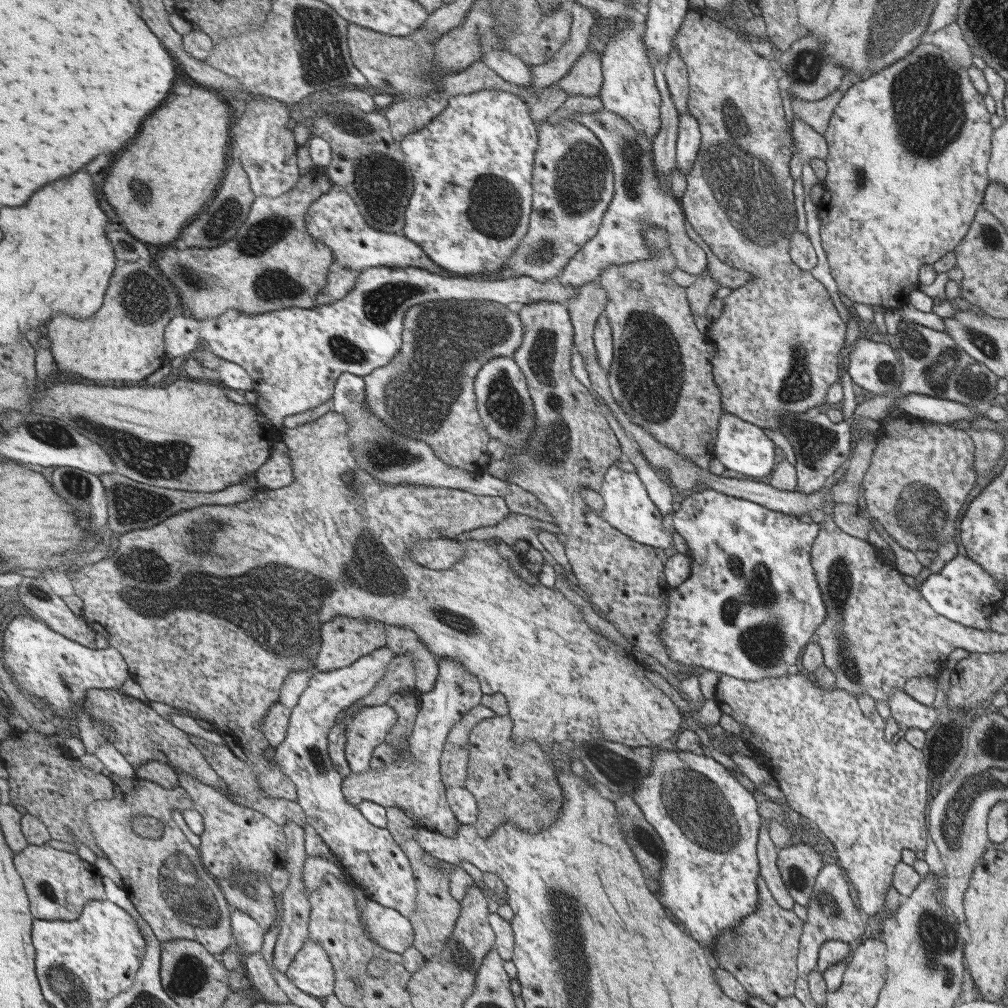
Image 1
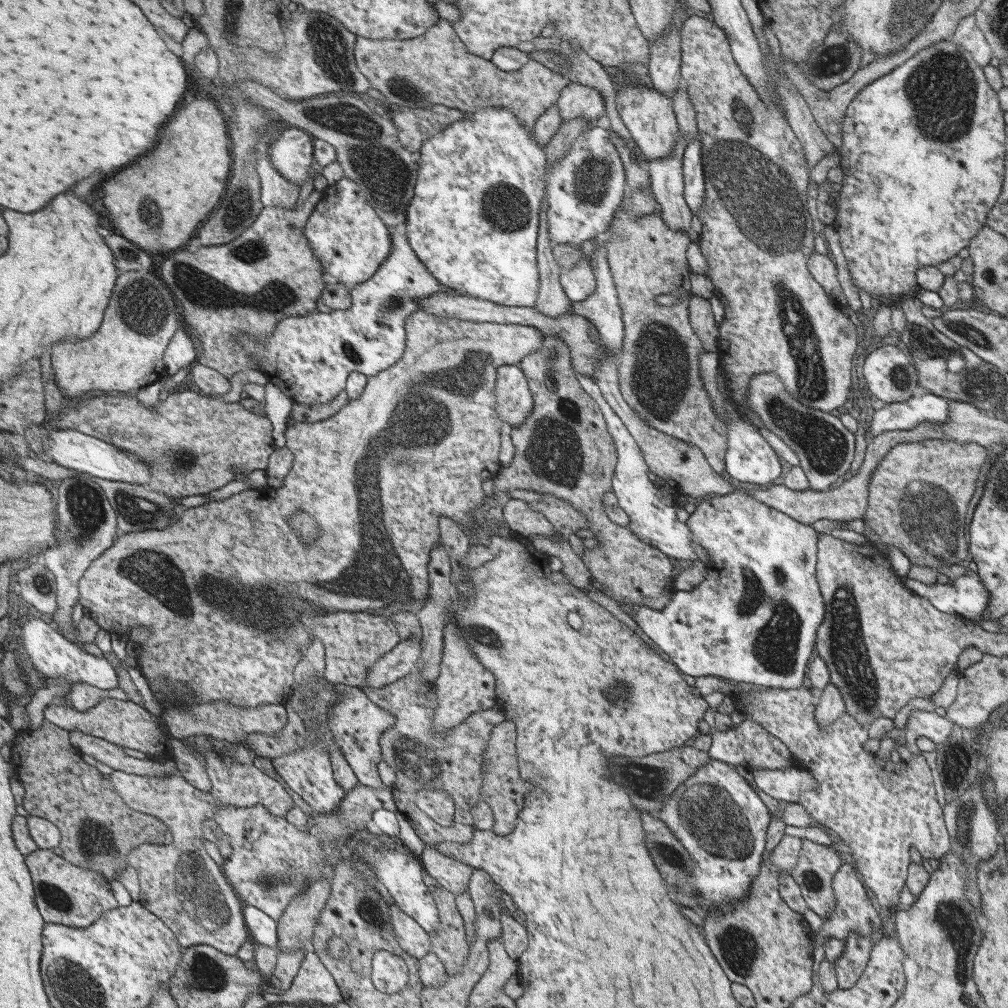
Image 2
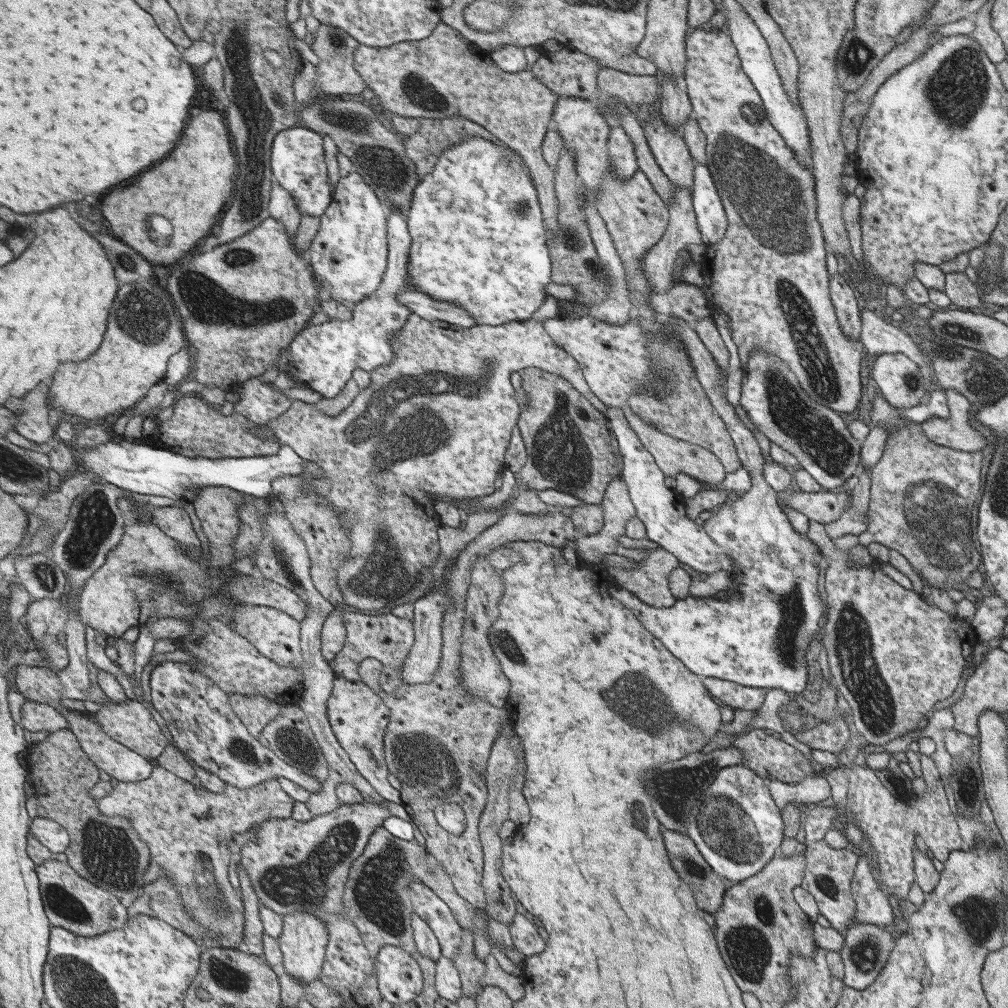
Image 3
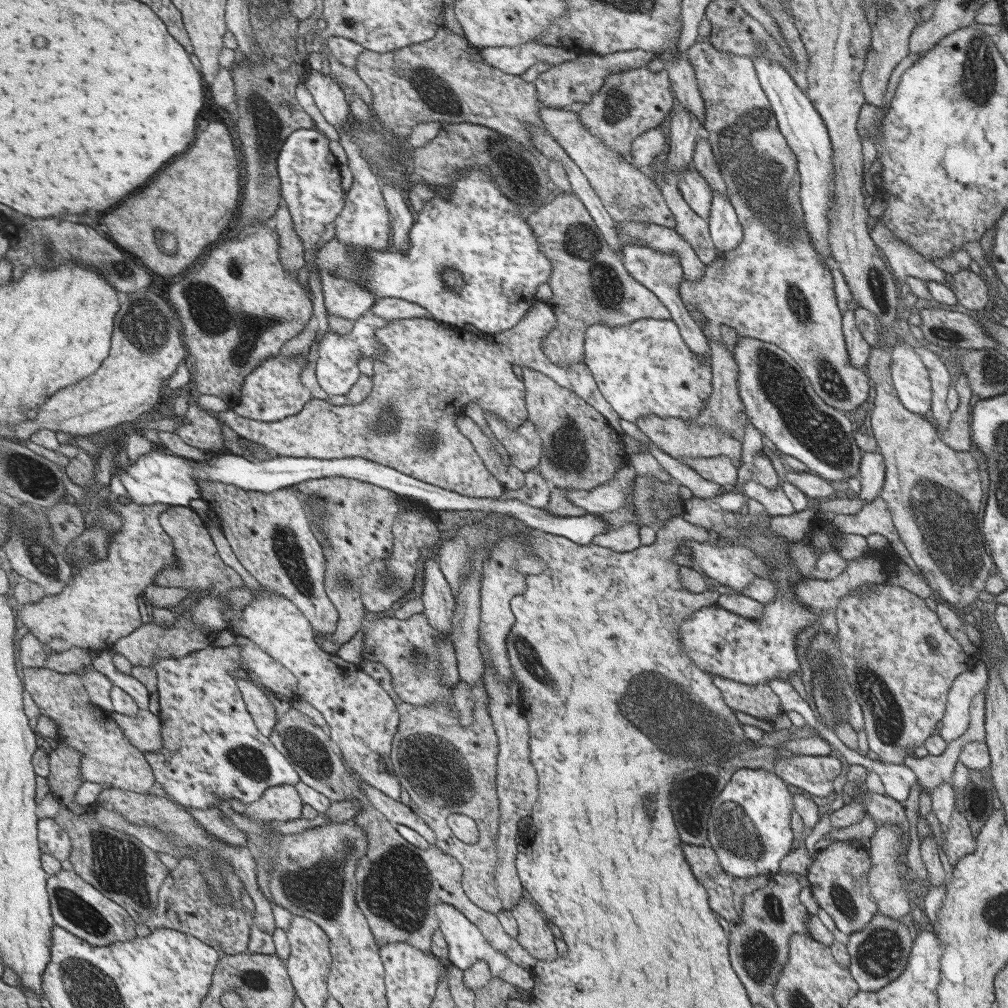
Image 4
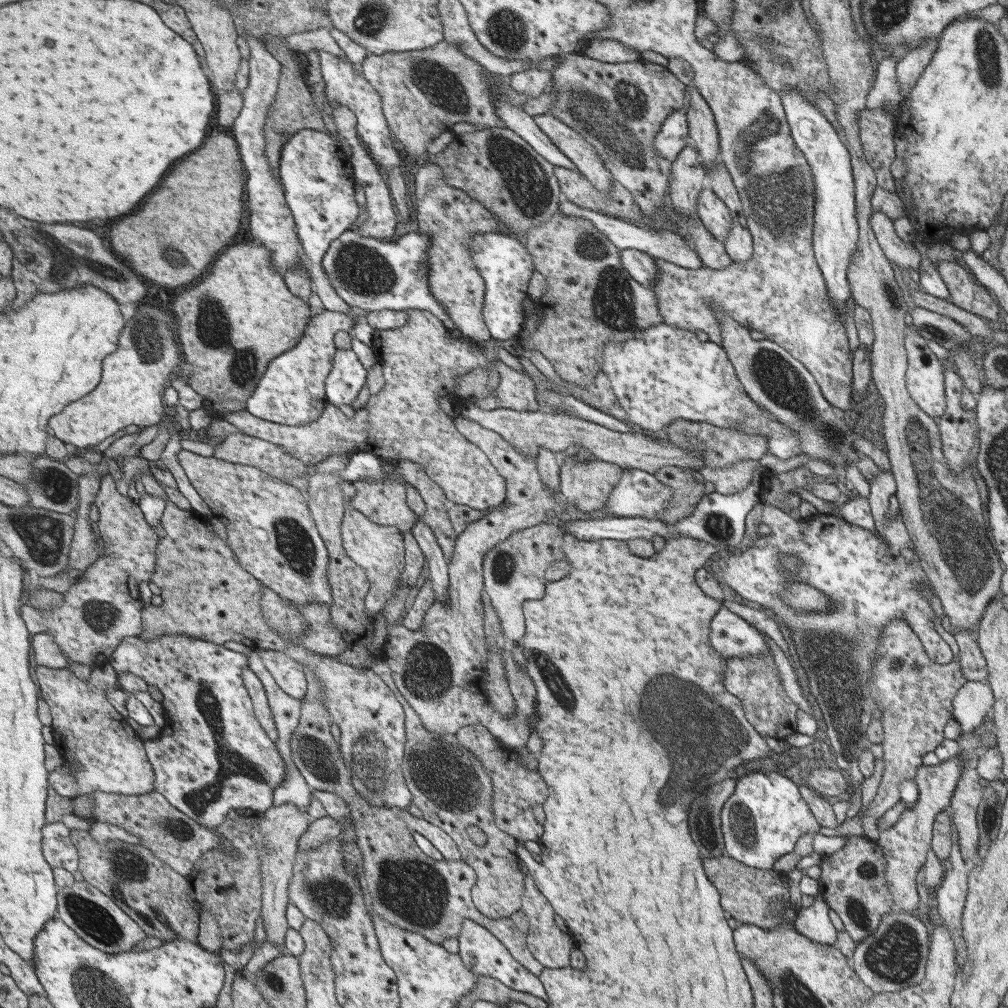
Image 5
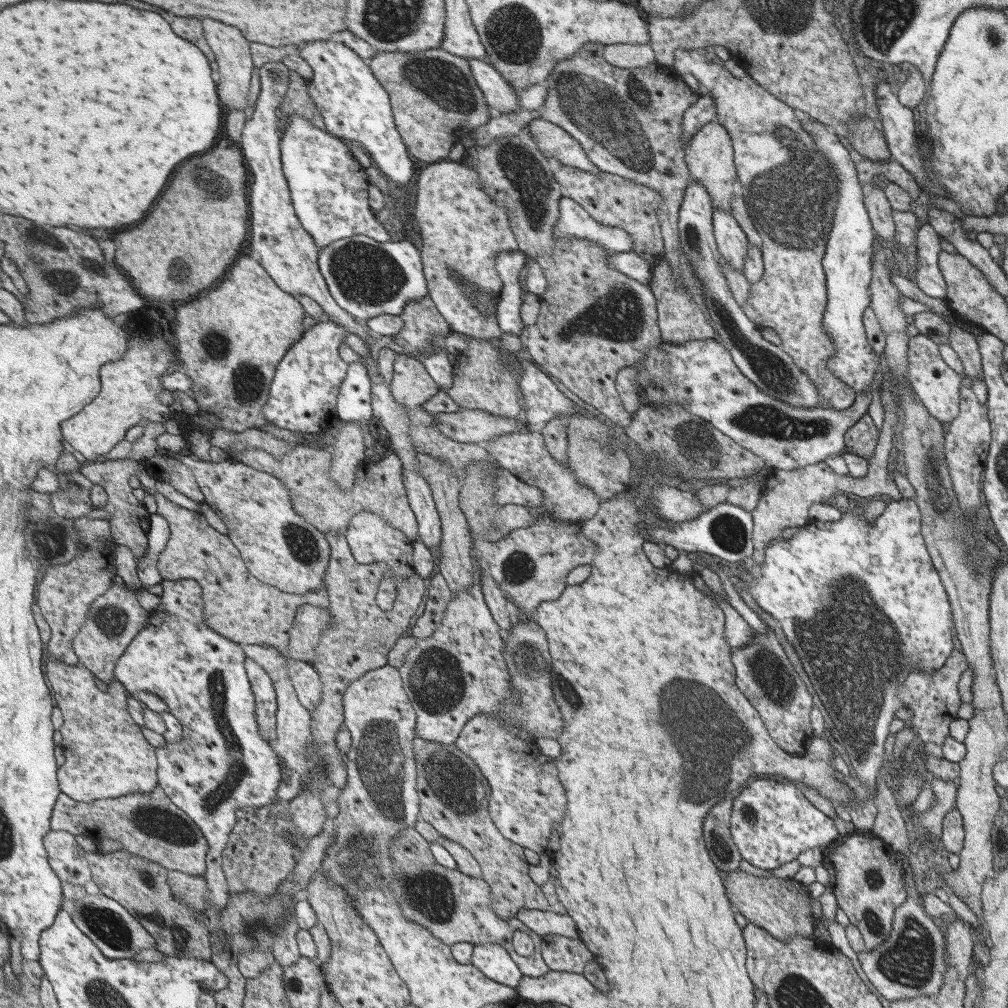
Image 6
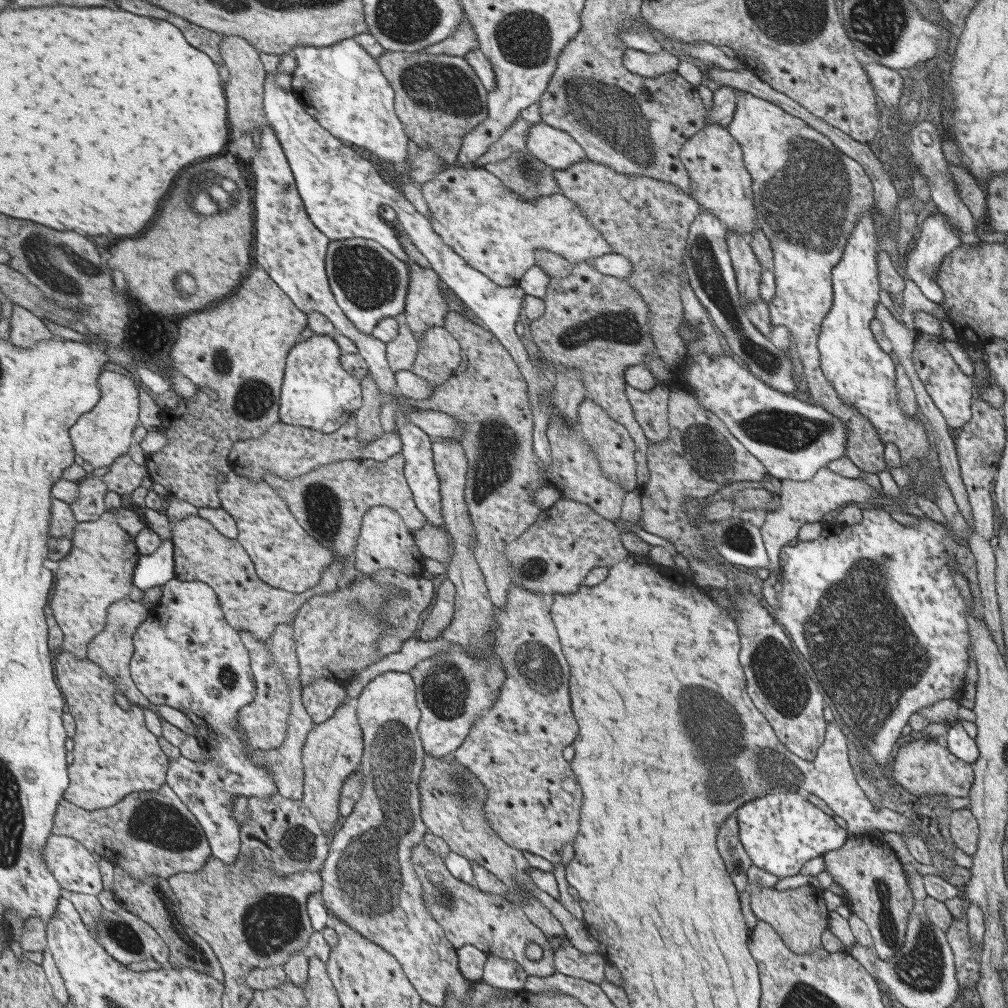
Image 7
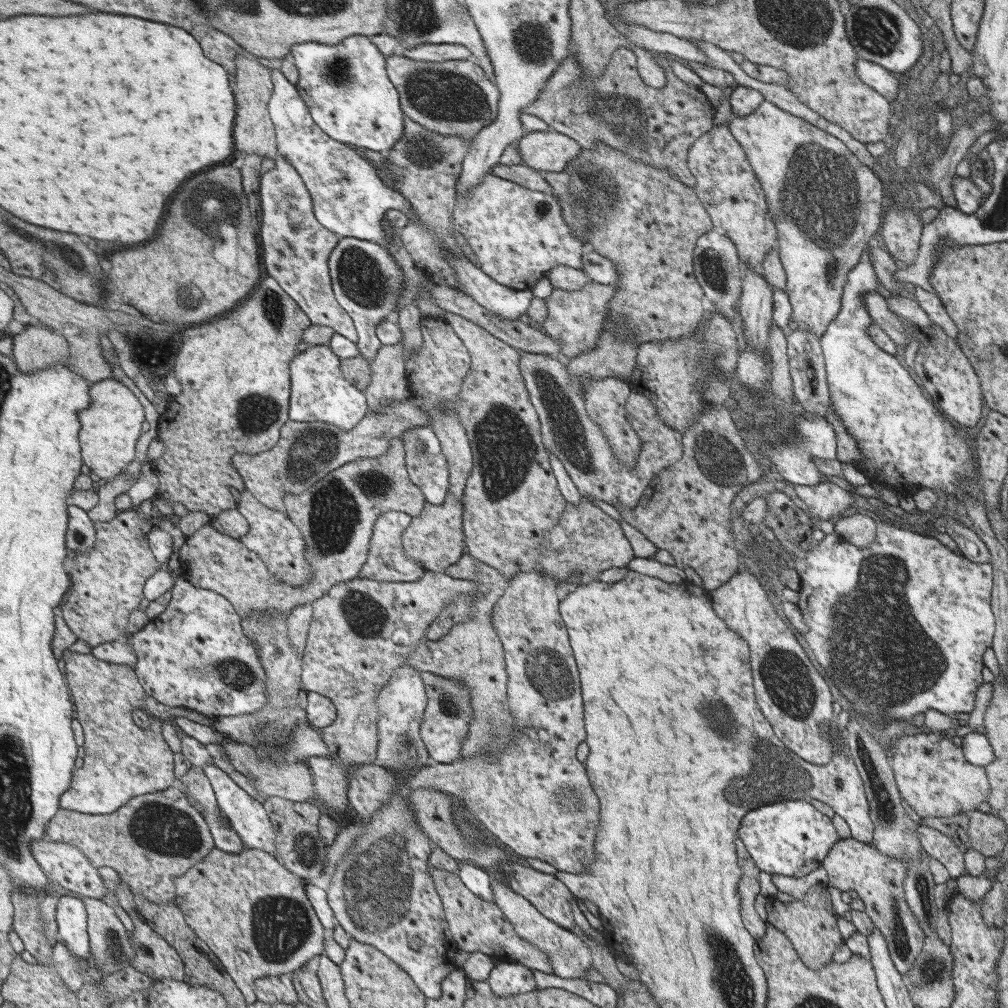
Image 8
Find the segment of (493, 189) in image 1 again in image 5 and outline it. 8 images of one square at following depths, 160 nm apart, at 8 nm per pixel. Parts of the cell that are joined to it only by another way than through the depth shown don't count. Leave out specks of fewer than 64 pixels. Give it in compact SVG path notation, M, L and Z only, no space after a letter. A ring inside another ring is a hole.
M503 228L498 232L476 234L472 238L472 260L485 283L483 315L489 334L493 339L509 340L521 332L527 282L534 264L531 264L529 254L517 240L511 236L501 236L501 233L505 233ZM349 231L332 242L322 265L338 295L363 314L375 310L426 310L436 315L445 326L455 329L444 307L429 293L426 251L430 242L428 234L419 231L408 232L393 245Z

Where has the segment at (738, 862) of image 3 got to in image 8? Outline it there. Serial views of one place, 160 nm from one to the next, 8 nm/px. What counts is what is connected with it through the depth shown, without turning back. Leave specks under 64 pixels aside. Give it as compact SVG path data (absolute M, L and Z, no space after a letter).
M797 799L767 803L750 810L744 814L737 832L760 871L795 878L819 868L828 851L840 840L828 816L821 814L811 802Z

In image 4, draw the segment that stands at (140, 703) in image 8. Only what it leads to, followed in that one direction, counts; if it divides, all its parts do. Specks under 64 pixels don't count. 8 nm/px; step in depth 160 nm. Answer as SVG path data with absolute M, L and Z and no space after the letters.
M26 667L23 669L26 691L40 709L40 713L52 718L58 726L59 738L83 753L82 772L85 782L109 784L111 787L147 794L154 787L156 773L142 750L139 750L103 708L94 706L82 676L77 672L59 673L49 668Z

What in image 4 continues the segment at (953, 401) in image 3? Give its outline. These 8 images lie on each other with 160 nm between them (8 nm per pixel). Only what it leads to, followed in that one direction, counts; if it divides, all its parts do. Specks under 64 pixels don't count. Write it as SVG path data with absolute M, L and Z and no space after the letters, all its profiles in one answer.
M961 373L954 383L953 388L959 395L959 404L951 413L946 430L940 430L938 426L938 433L953 450L967 452L972 442L970 437L971 405L975 400L975 395L971 392L965 373Z

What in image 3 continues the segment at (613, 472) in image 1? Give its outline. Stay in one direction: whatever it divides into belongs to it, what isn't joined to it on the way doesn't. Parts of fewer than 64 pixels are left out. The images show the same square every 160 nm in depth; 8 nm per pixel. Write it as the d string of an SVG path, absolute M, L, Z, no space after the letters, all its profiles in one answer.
M606 406L605 416L612 423L613 434L616 434L617 450L621 453L621 479L626 482L629 498L635 509L635 517L643 523L646 538L656 542L663 550L669 551L683 564L698 573L711 575L720 571L717 554L722 550L708 534L686 516L683 497L663 483L665 475L655 464L655 459L645 450L641 441L628 425L624 414L619 408Z

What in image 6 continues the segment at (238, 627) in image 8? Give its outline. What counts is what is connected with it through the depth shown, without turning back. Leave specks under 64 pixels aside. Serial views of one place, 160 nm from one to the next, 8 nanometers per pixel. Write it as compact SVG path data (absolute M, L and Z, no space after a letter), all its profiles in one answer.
M185 579L179 581L167 581L163 582L163 596L160 597L160 605L155 610L155 626L149 619L146 623L146 628L141 630L141 633L131 642L130 647L125 651L125 654L119 659L115 668L118 680L125 686L125 688L133 693L137 692L152 692L158 695L169 706L169 710L173 713L184 726L184 739L181 742L168 742L164 747L157 747L157 756L160 768L158 769L158 775L160 778L160 785L165 789L165 792L172 798L172 801L176 803L178 807L181 807L199 826L203 831L205 838L208 840L210 850L208 851L208 869L205 874L206 881L208 882L210 891L209 898L210 903L215 908L225 909L230 902L229 882L227 882L227 876L225 876L225 870L223 870L223 852L227 848L227 842L229 842L229 834L235 826L235 810L242 806L259 807L271 805L276 801L277 788L283 780L284 768L282 764L279 764L278 754L275 754L275 750L271 748L272 743L263 737L260 733L260 723L256 715L256 695L252 687L252 681L248 675L248 669L245 666L247 658L243 648L239 646L237 642L231 642L225 638L224 635L219 634L213 630L206 621L205 618L205 602L203 588L201 583L193 579Z

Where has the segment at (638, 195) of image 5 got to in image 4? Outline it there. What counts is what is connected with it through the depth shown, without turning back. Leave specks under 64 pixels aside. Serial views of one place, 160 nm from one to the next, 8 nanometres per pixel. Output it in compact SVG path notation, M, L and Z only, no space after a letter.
M643 66L607 75L588 104L574 107L585 129L612 148L613 152L617 152L617 155L625 158L625 155L631 154L631 145L635 139L649 128L656 128L659 120L671 113L671 94L667 90L669 82L663 73L663 70L650 72Z

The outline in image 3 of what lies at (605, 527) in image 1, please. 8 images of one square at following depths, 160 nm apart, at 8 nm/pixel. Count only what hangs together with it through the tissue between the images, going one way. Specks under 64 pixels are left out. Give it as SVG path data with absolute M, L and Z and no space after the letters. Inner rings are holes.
M439 22L432 30L431 36L421 41L401 42L385 48L361 44L356 50L356 69L365 79L368 88L376 94L376 101L380 107L387 106L393 112L401 112L401 116L417 120L443 119L458 115L488 130L497 142L517 152L521 160L524 160L523 165L527 167L527 173L531 176L531 185L536 191L545 236L552 238L553 233L559 230L559 202L556 199L554 171L543 161L540 150L543 134L551 125L552 114L559 97L556 92L545 87L540 80L535 80L529 74L529 69L505 73L496 66L486 52L480 50L476 43L469 42L458 30L444 22ZM519 78L521 78L521 102L519 100L515 102L513 100L487 100L487 98L497 98L493 96L495 90L501 90L501 92L505 90L505 94L519 94ZM537 367L521 369L518 373L523 383L524 394L527 395L527 404L521 411L516 426L521 433L527 459L520 472L515 473L516 480L523 481L536 491L558 490L576 496L585 503L599 504L607 484L615 476L619 476L619 470L622 469L617 448L609 446L613 438L609 432L609 424L605 420L606 416L601 414L601 411L594 410L588 399L585 399L571 383L555 374ZM661 547L645 549L649 556L635 569L613 566L606 574L613 586L627 590L643 604L651 607L671 607L677 600L668 587L668 578L678 568L676 555Z

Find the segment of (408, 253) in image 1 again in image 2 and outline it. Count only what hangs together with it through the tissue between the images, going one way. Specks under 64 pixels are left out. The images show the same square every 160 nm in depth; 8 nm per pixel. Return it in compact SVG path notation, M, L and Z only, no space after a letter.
M345 176L324 190L323 200L309 218L305 231L328 279L342 282L352 289L375 276L392 253L391 229L379 218L360 186Z

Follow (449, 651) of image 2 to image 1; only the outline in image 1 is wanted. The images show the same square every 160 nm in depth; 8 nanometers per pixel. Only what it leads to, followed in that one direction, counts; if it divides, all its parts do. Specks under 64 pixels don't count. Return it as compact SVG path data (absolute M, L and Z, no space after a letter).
M452 658L437 661L438 675L433 688L422 693L417 714L409 735L409 761L399 760L384 769L352 772L344 777L344 795L359 807L361 801L371 800L381 806L401 807L405 812L423 821L423 828L451 838L455 836L455 817L446 803L445 791L439 779L438 762L449 729L466 716L481 700L481 687L477 677Z

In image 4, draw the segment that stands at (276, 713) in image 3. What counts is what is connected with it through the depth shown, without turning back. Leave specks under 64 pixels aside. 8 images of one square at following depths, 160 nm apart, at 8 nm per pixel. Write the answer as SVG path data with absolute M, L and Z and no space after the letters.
M240 678L238 679L238 685L242 690L243 700L247 704L249 713L256 719L260 731L265 736L271 736L279 719L275 706L271 704L267 694L253 680Z

